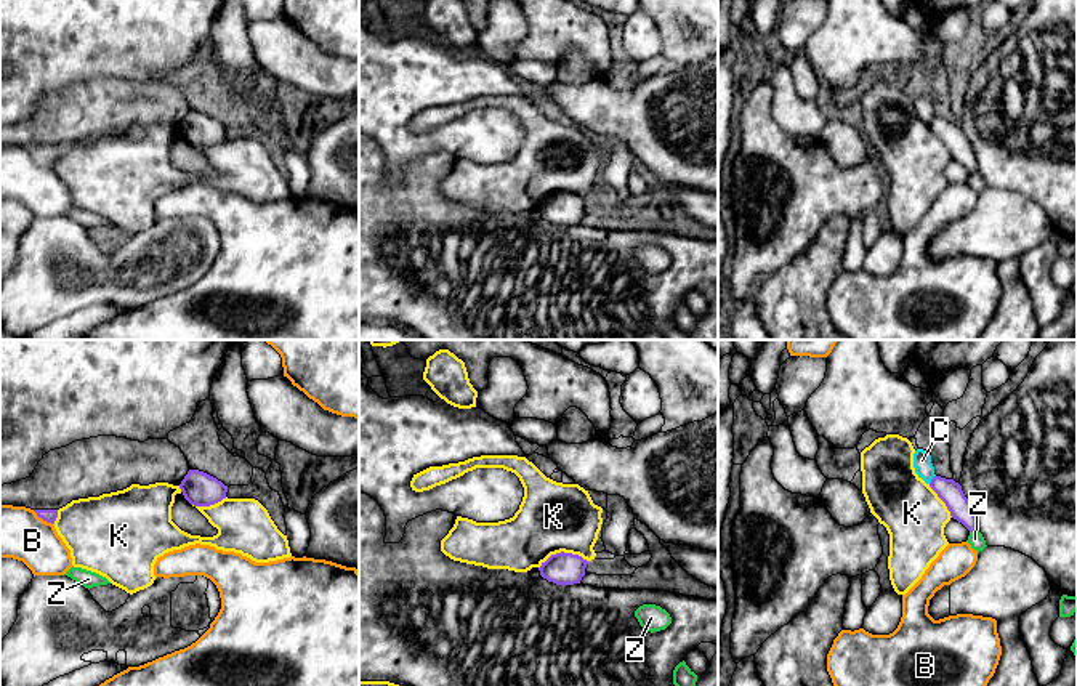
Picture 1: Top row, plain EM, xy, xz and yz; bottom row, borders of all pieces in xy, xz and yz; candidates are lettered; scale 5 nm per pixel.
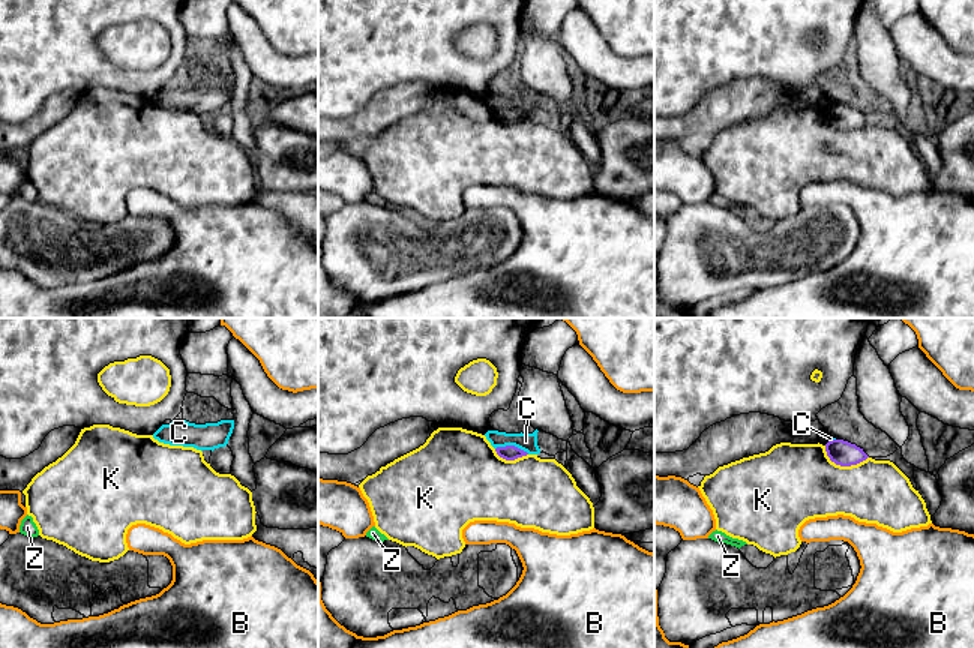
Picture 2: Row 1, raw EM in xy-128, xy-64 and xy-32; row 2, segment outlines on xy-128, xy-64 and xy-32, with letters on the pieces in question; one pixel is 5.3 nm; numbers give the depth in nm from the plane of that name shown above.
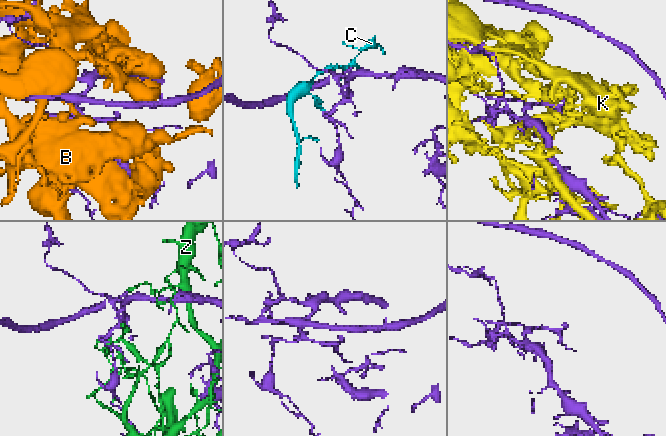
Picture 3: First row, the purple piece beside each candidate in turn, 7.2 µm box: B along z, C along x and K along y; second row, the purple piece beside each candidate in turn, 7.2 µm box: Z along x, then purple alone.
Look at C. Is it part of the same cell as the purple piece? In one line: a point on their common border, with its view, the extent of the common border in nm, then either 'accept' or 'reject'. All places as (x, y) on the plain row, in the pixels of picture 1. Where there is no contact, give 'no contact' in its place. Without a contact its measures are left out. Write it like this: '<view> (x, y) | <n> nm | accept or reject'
yz (931, 121) | 60 nm | reject

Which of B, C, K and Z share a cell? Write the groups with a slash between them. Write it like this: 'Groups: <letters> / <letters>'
Groups: B / C / K / Z

